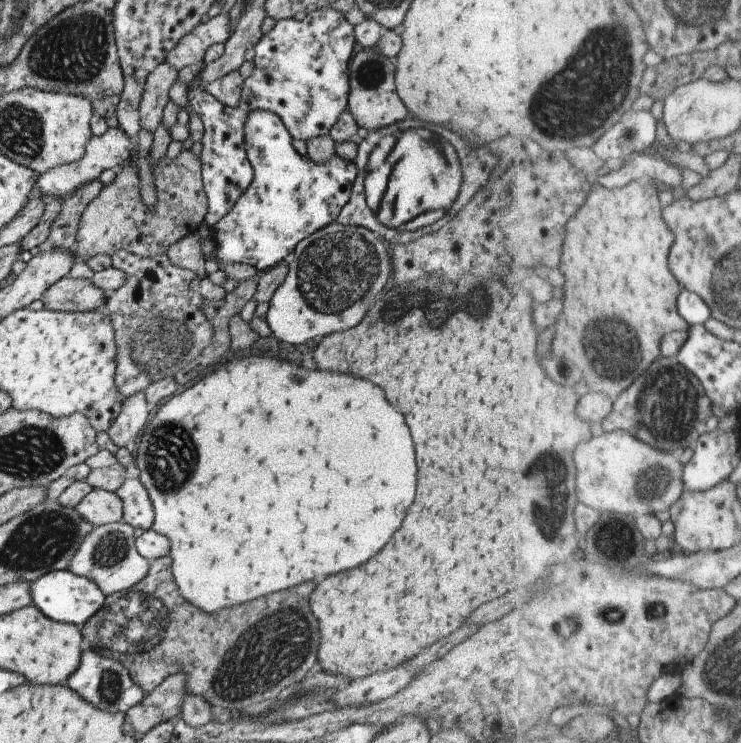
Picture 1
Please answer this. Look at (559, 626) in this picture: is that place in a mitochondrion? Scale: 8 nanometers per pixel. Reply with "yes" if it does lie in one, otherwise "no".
yes

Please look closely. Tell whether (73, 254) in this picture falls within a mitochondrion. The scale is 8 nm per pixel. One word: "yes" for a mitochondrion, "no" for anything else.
no

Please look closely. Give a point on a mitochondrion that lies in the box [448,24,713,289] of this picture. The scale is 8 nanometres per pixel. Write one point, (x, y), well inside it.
(594, 81)

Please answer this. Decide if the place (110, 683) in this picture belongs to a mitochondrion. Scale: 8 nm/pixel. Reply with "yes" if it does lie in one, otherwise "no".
yes

